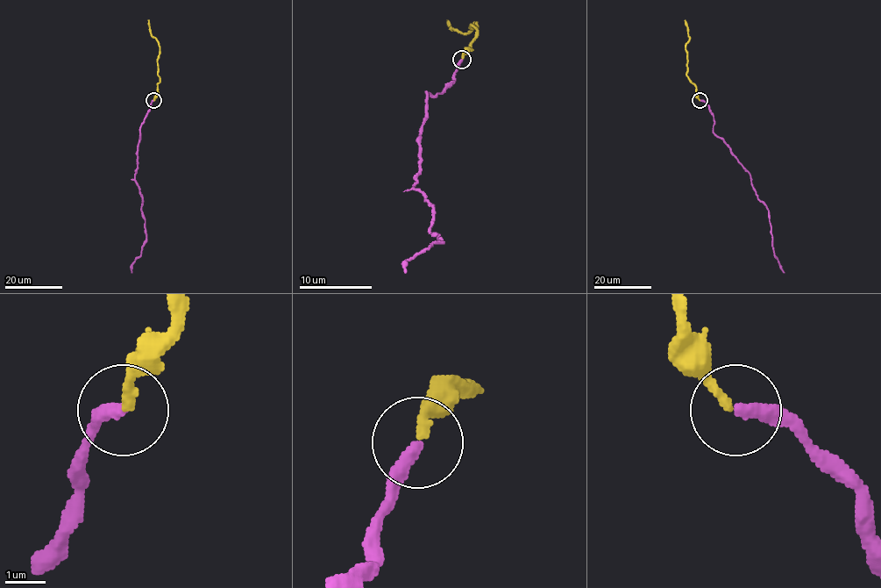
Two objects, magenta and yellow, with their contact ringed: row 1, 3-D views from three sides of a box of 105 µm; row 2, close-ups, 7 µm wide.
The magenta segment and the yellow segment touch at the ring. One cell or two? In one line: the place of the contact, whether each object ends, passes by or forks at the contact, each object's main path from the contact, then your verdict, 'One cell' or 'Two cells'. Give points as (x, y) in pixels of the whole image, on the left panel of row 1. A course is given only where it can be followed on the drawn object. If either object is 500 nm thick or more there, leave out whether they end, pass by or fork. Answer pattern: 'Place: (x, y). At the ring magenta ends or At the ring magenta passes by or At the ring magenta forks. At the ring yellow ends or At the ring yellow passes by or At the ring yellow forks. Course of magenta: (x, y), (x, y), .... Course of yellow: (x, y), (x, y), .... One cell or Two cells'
Place: (153, 100). At the ring magenta ends. At the ring yellow ends. Course of magenta: (153, 100), (140, 125), (135, 175), (142, 197), (145, 242), (132, 265), (132, 272). Course of yellow: (153, 100), (159, 82), (159, 49), (148, 20). One cell

